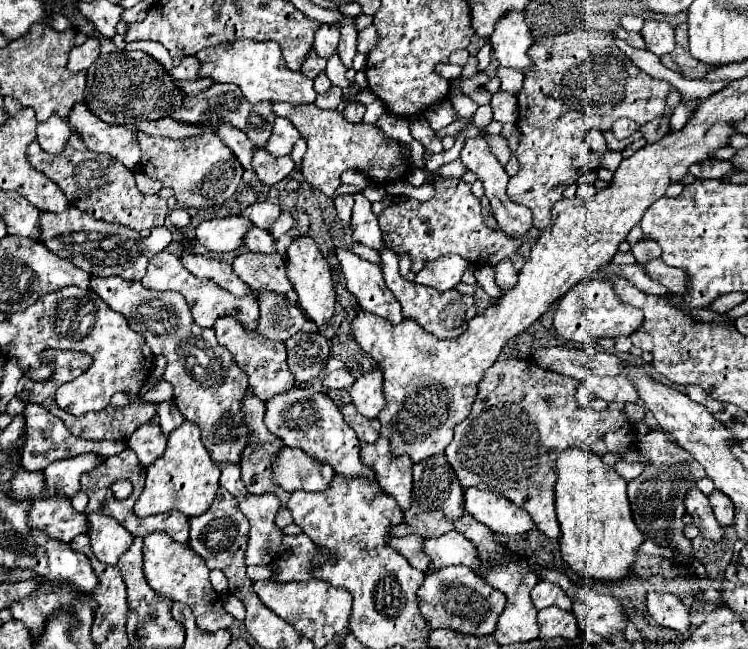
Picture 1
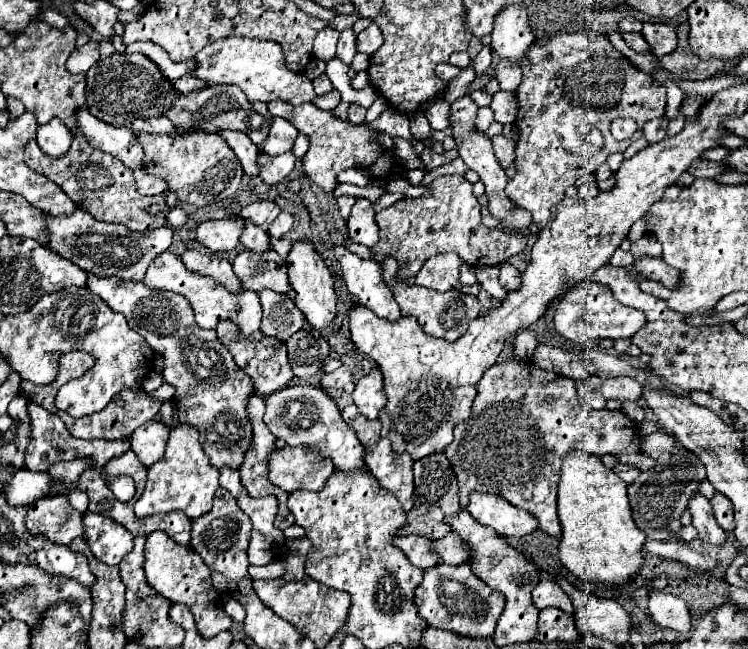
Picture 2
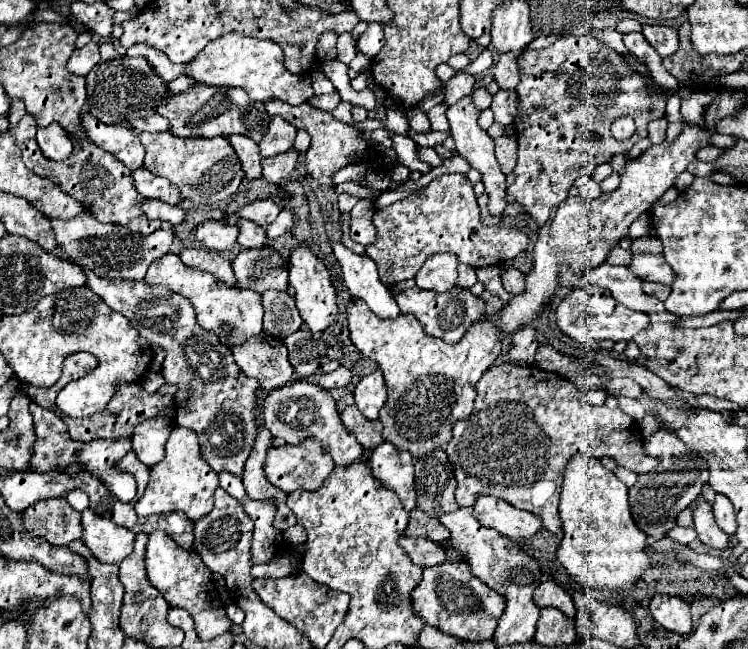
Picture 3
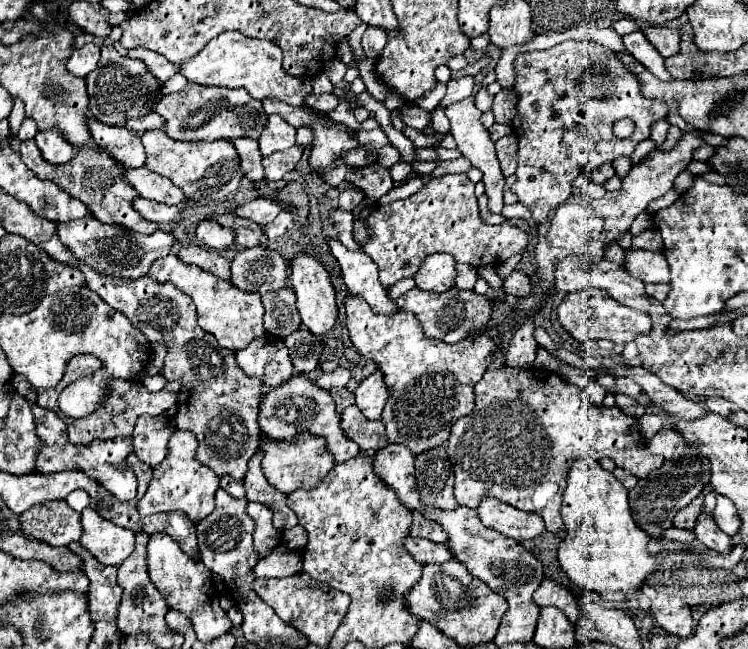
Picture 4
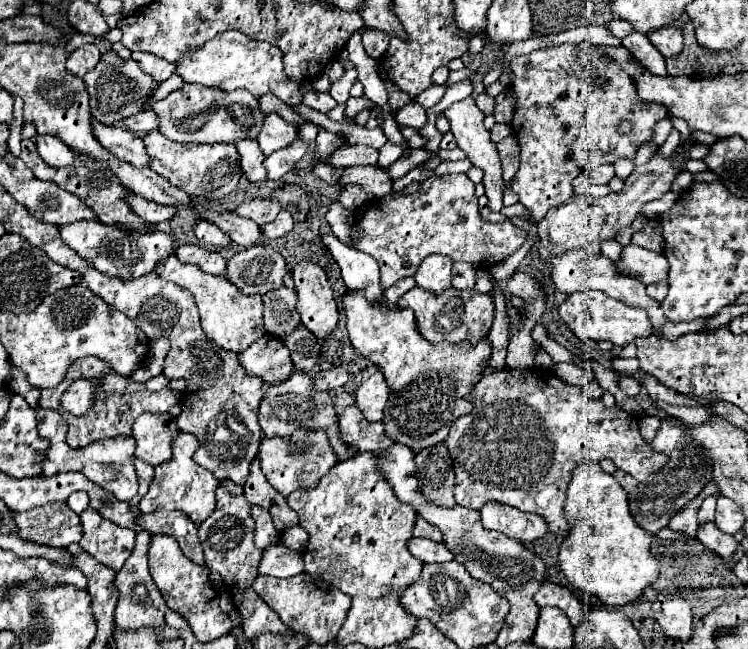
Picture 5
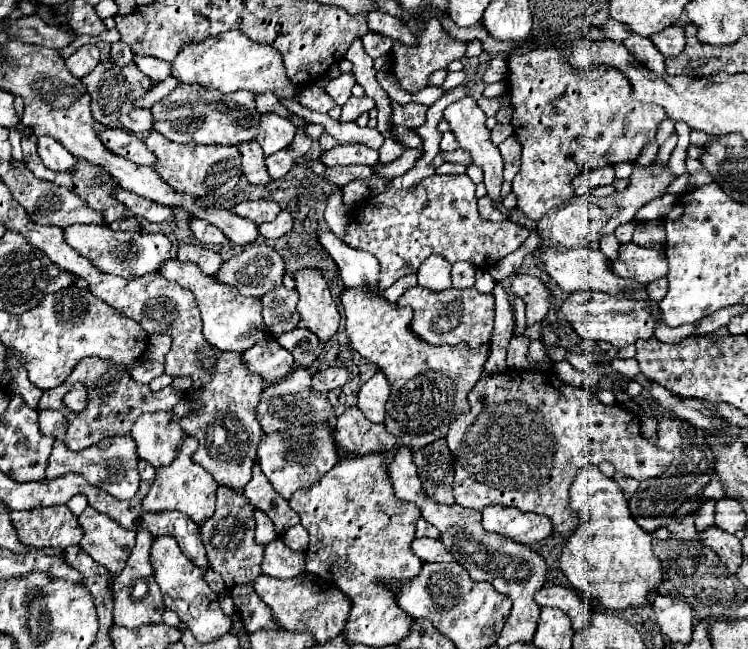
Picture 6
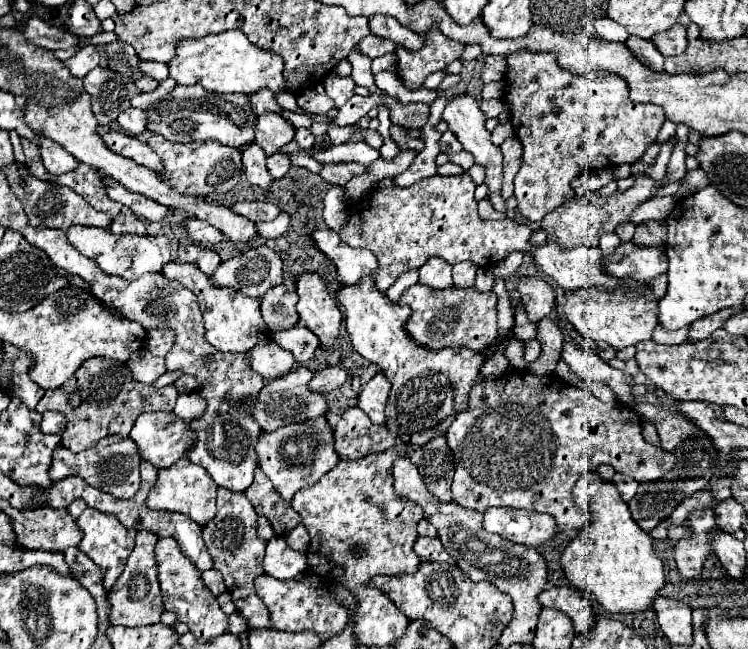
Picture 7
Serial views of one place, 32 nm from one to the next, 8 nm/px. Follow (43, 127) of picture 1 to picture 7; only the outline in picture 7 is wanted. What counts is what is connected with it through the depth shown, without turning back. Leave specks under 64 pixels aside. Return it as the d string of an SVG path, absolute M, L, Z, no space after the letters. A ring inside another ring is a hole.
M44 138L44 144L40 144L40 152L44 158L44 166L52 176L66 174L78 166L78 160L72 154L64 152L64 148L60 144L54 144L50 138Z

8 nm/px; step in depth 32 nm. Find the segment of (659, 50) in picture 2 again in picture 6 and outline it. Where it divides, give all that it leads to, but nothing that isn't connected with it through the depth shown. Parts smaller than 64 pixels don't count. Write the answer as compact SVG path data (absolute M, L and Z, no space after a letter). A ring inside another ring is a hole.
M672 26L666 28L664 32L658 32L656 36L652 36L654 46L664 54L664 56L676 56L684 50L686 46L686 38L684 38L684 28L682 26Z

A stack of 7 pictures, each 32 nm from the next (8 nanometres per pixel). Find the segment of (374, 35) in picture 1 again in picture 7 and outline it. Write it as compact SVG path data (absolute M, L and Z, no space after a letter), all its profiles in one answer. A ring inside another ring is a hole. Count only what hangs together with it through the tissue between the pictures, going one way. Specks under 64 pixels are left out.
M368 34L368 36L360 42L360 52L362 52L364 56L368 56L368 58L384 56L384 54L388 54L388 52L394 52L394 48L396 48L394 42L382 40L382 38L372 36L372 34Z

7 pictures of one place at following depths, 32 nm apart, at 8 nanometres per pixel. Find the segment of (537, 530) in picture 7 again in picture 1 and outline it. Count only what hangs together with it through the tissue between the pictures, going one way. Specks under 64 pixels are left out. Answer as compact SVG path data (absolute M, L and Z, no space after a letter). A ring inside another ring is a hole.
M470 488L466 492L464 510L474 516L478 522L486 524L496 534L520 536L534 528L534 520L522 508L516 508L510 500L496 492L484 492L478 488Z

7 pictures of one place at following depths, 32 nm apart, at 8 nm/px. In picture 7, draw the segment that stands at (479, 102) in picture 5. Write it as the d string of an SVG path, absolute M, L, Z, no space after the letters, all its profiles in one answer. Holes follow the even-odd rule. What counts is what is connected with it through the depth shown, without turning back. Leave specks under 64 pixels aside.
M482 100L480 108L486 114L486 118L498 118L498 114L504 110L504 104L502 100Z

